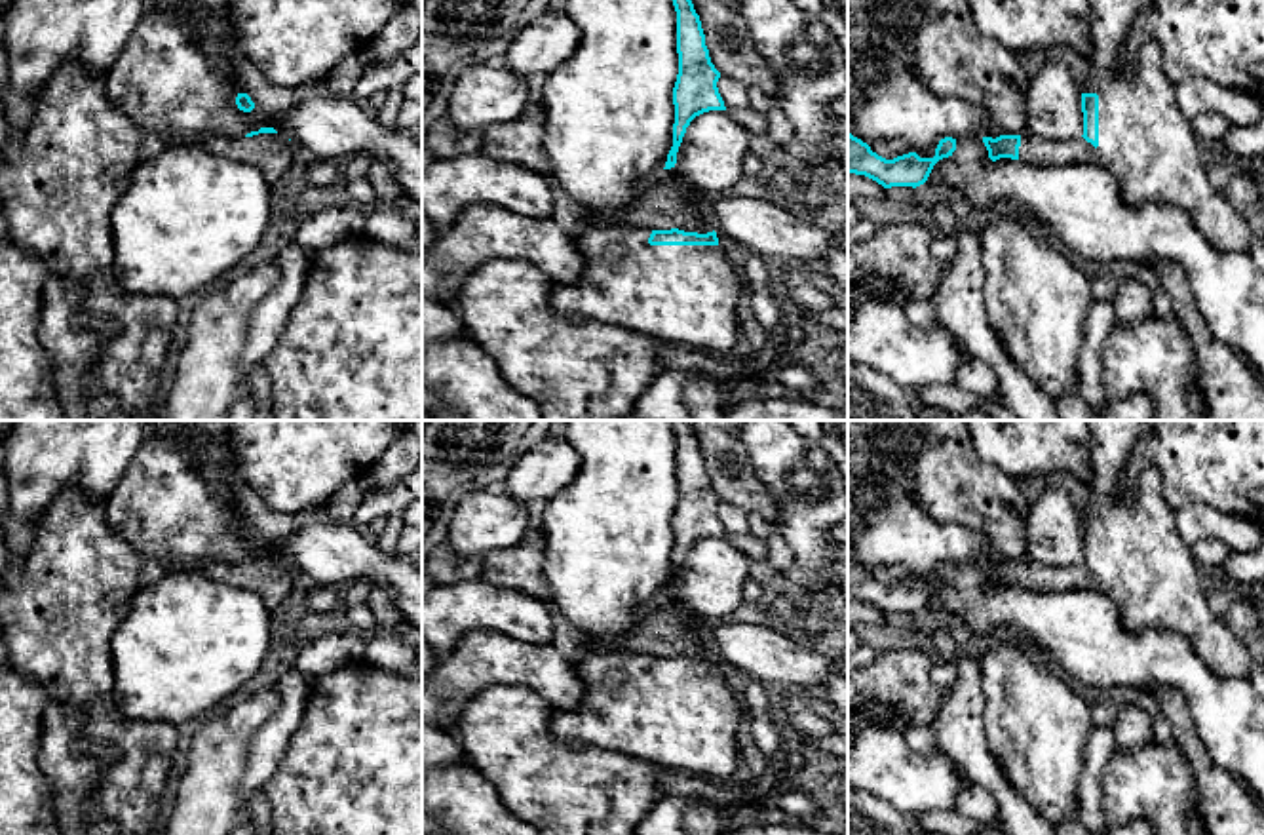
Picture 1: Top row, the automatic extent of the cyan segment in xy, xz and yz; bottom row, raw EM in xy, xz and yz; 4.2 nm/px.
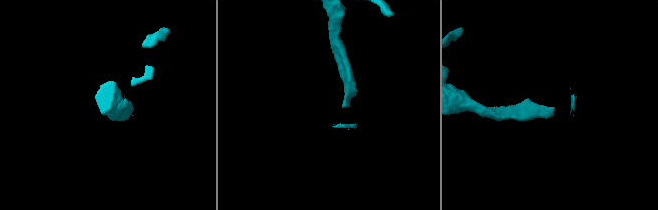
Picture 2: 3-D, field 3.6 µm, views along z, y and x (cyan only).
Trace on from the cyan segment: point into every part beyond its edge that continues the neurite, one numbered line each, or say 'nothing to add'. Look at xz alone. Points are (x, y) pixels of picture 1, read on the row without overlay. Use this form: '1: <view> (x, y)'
1: xz (689, 721)

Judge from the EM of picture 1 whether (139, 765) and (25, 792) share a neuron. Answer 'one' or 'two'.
two

